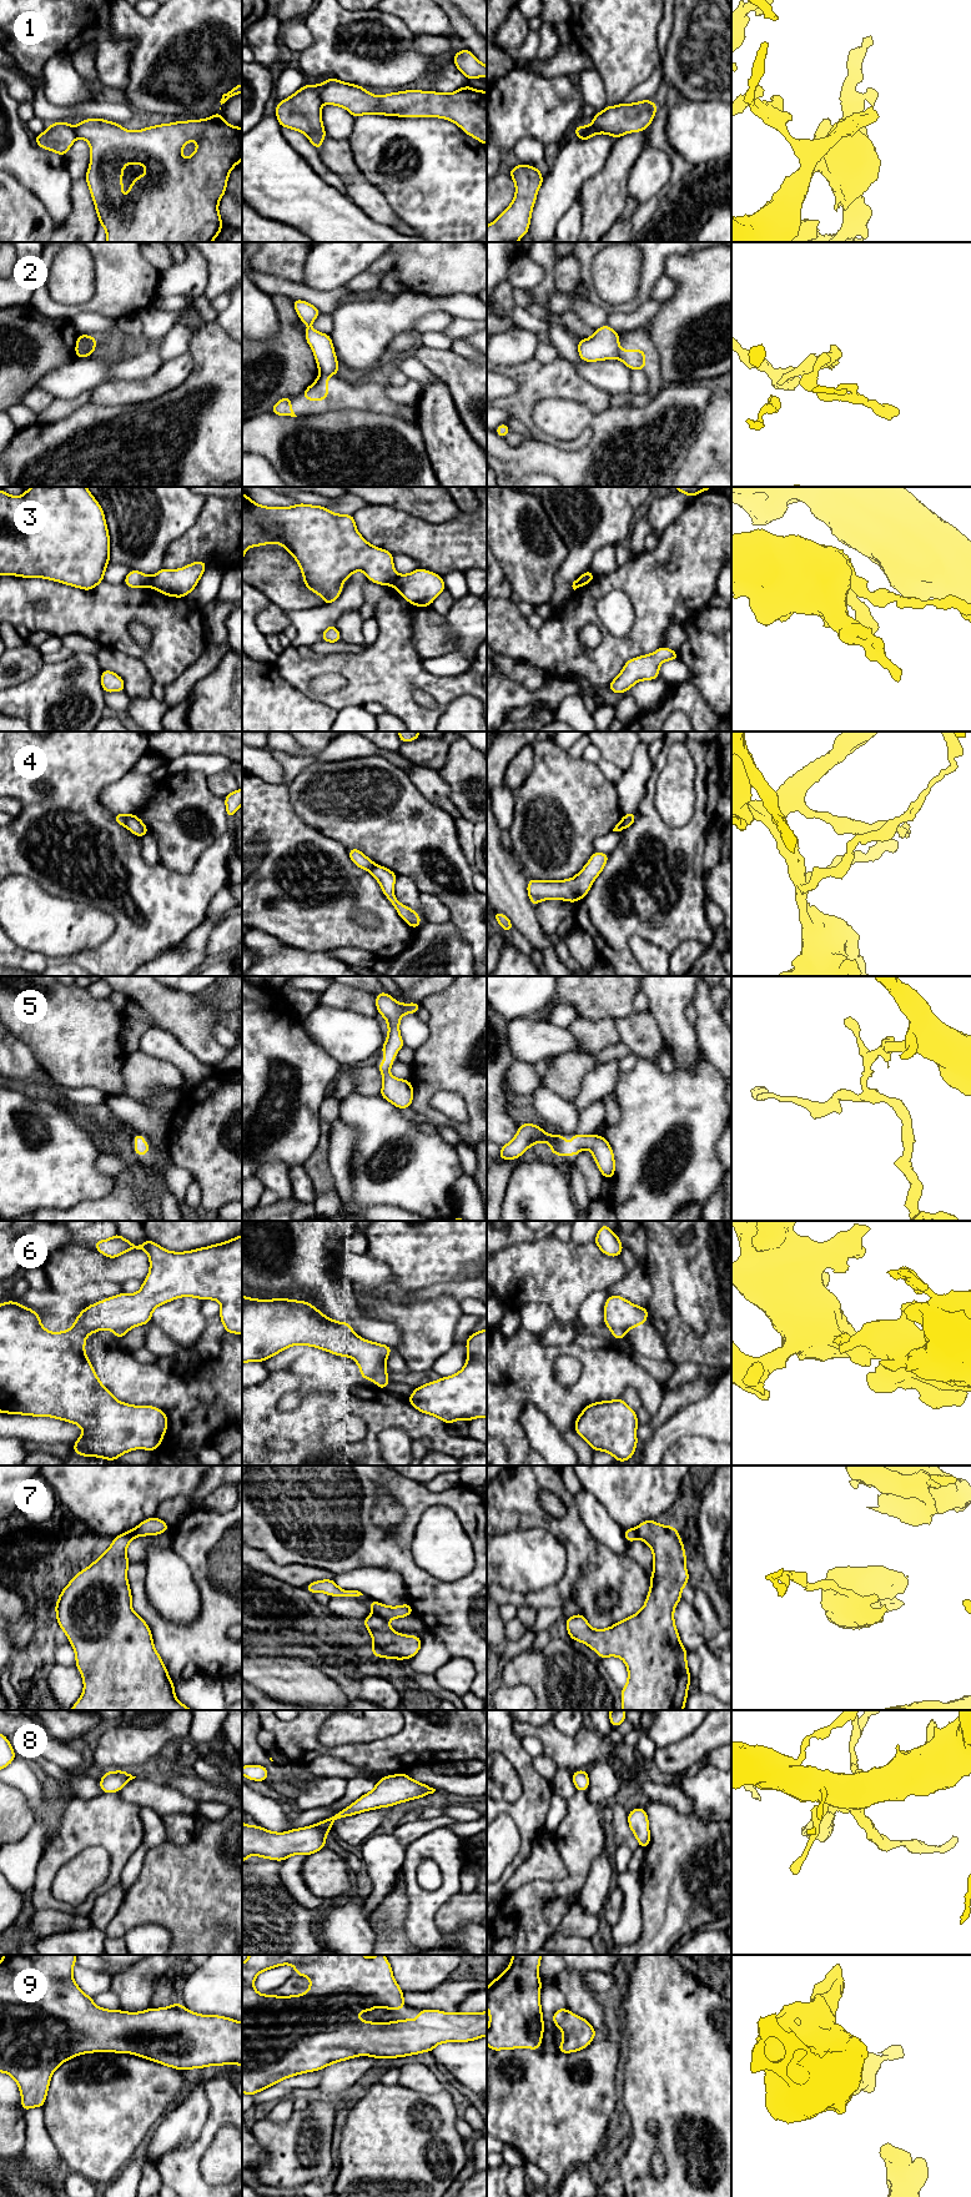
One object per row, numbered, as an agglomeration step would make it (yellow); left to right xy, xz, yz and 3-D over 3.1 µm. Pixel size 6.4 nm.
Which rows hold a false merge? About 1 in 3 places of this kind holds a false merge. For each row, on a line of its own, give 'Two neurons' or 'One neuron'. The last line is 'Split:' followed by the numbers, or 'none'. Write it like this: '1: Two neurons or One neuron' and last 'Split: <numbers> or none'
1: One neuron
2: Two neurons
3: Two neurons
4: Two neurons
5: One neuron
6: One neuron
7: Two neurons
8: One neuron
9: One neuron
Split: 2, 3, 4, 7

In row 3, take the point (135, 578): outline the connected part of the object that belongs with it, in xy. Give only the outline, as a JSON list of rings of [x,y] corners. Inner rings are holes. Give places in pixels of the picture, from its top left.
[[[131,569],[122,583],[129,588],[149,588],[151,587],[151,577]]]

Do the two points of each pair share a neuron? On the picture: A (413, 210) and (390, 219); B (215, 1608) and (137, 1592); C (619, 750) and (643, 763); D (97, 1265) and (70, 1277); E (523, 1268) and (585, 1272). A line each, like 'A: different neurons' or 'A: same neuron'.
A: different neurons
B: same neuron
C: different neurons
D: same neuron
E: same neuron

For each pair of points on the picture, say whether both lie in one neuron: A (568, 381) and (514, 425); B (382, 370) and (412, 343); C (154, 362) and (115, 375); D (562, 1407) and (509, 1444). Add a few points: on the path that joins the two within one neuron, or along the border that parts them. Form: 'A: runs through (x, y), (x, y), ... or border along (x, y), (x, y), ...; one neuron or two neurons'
A: border along (512, 416), (524, 426), (529, 435); two neurons
B: runs through (388, 361), (403, 343); one neuron
C: runs through (144, 362), (125, 370); one neuron
D: runs through (541, 1398), (524, 1398), (509, 1413), (509, 1423); one neuron

